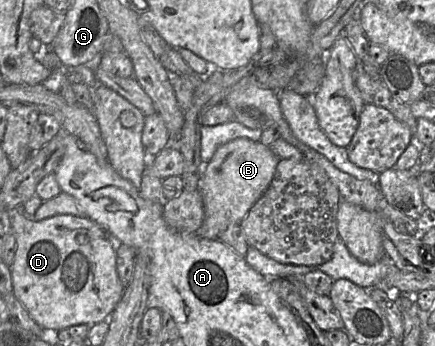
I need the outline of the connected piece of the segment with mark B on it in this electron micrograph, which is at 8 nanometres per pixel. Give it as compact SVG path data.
M236 138L220 145L210 161L203 166L203 173L198 180L197 190L203 202L204 219L196 234L207 239L219 239L219 234L225 231L230 225L240 224L250 208L268 188L279 159L268 146L263 145L259 141L251 141L247 138Z

